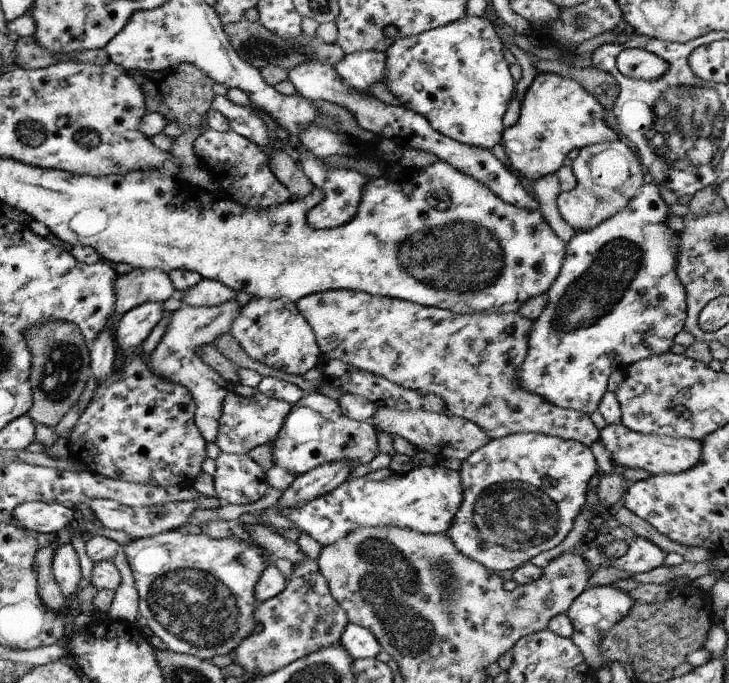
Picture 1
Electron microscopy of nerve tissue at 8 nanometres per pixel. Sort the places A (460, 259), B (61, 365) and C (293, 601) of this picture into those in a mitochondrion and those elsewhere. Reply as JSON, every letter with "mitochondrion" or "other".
{"A":"mitochondrion","B":"mitochondrion","C":"other"}

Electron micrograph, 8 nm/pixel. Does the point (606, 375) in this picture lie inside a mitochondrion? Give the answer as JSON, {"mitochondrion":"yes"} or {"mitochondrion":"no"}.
{"mitochondrion":"no"}

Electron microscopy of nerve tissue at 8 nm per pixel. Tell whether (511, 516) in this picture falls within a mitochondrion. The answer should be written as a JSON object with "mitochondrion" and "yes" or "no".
{"mitochondrion":"yes"}

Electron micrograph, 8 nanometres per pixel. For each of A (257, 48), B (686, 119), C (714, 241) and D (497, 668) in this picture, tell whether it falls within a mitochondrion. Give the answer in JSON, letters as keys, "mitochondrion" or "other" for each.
{"A":"mitochondrion","B":"mitochondrion","C":"mitochondrion","D":"other"}

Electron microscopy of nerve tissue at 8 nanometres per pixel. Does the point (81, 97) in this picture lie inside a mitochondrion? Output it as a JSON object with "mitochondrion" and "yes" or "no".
{"mitochondrion":"no"}

